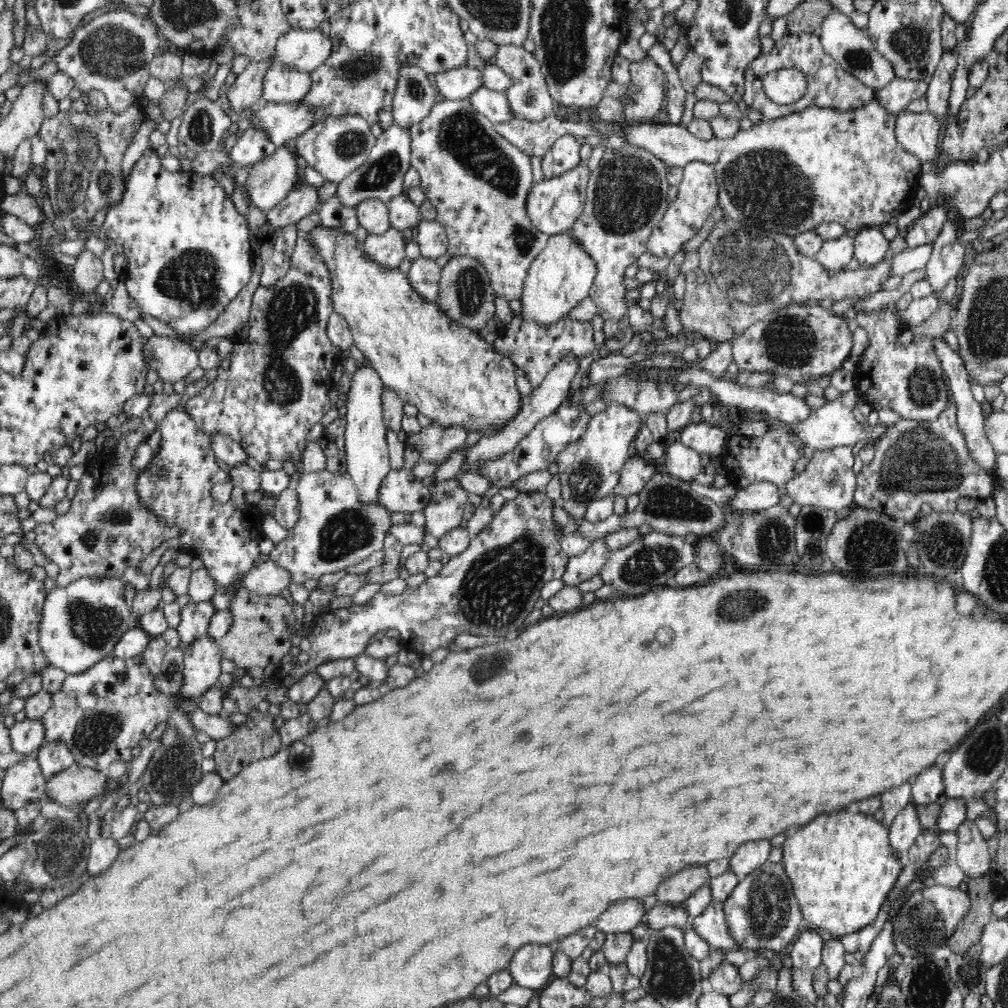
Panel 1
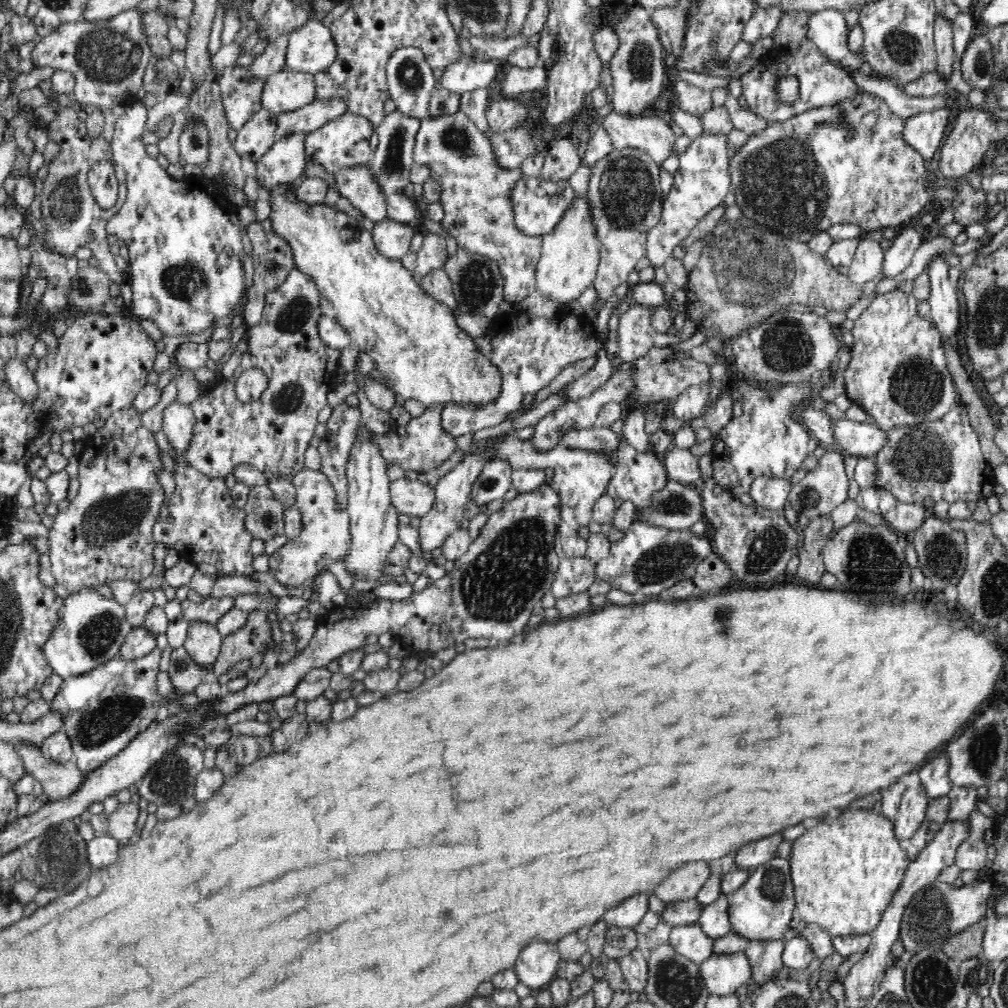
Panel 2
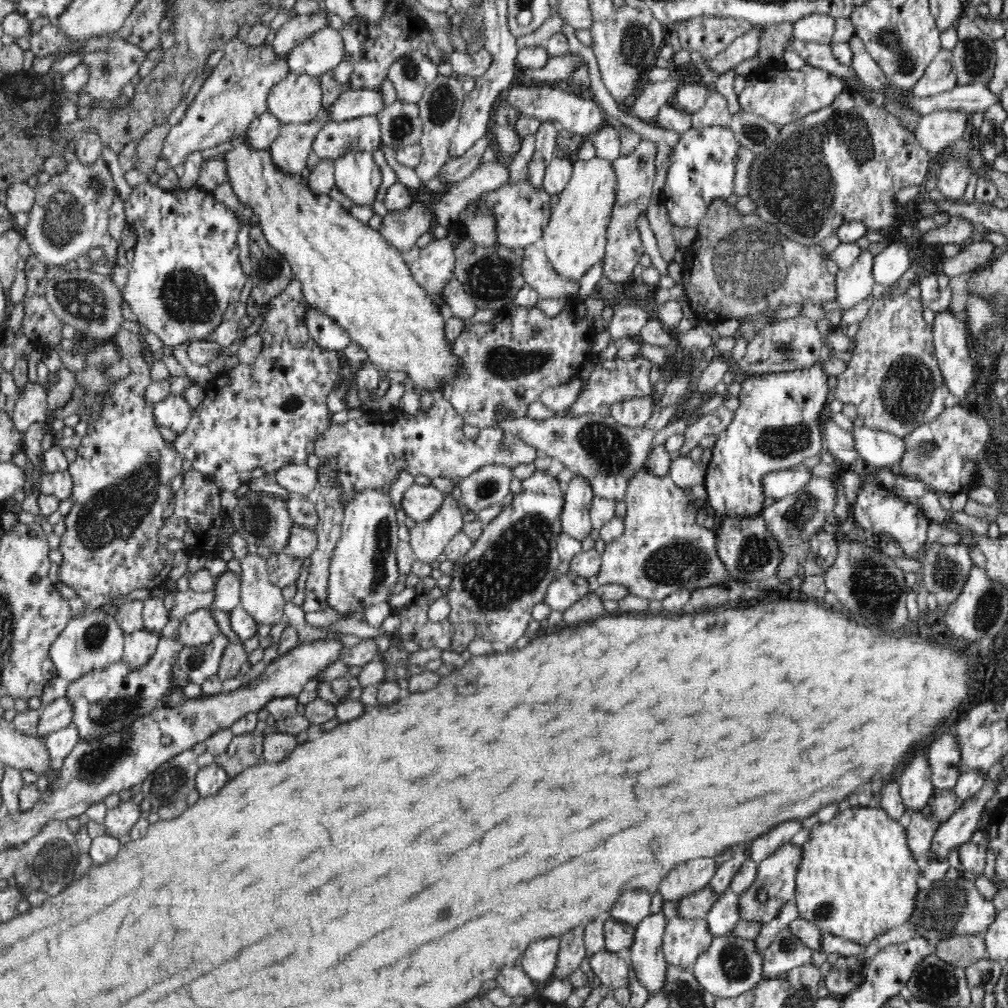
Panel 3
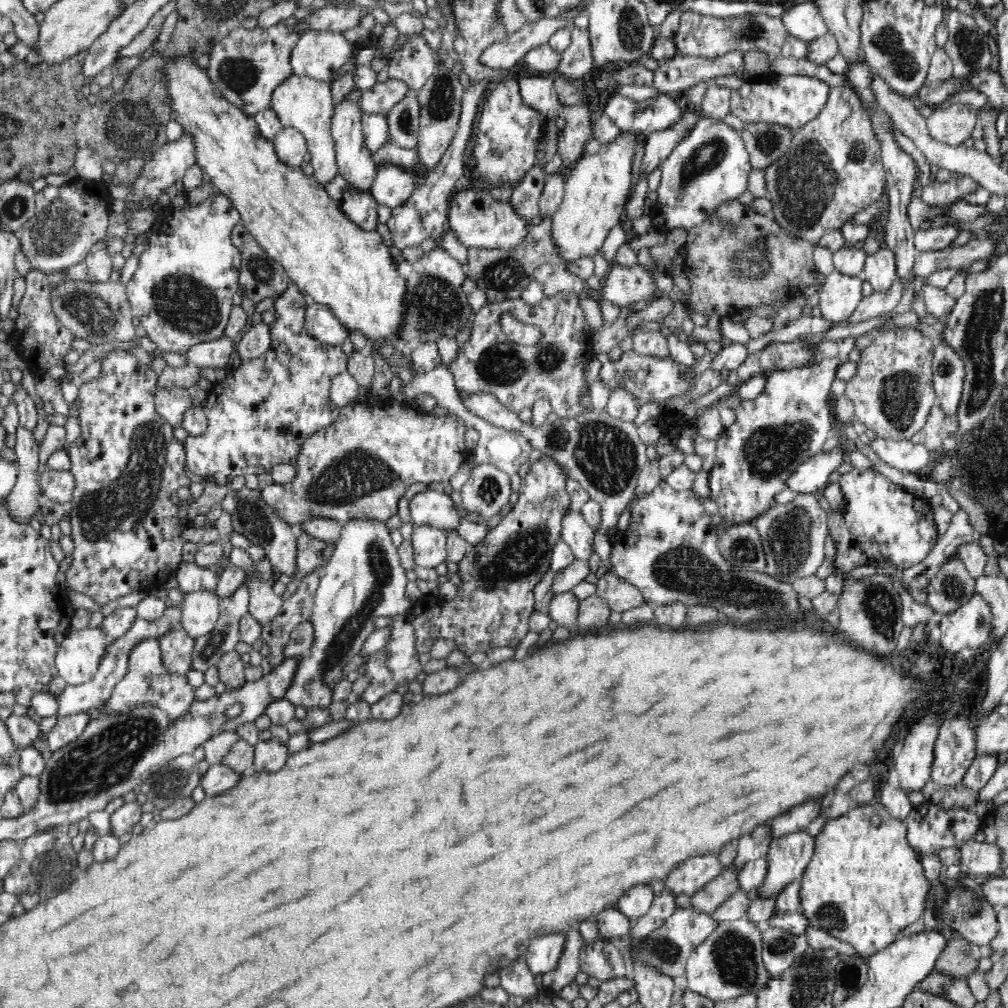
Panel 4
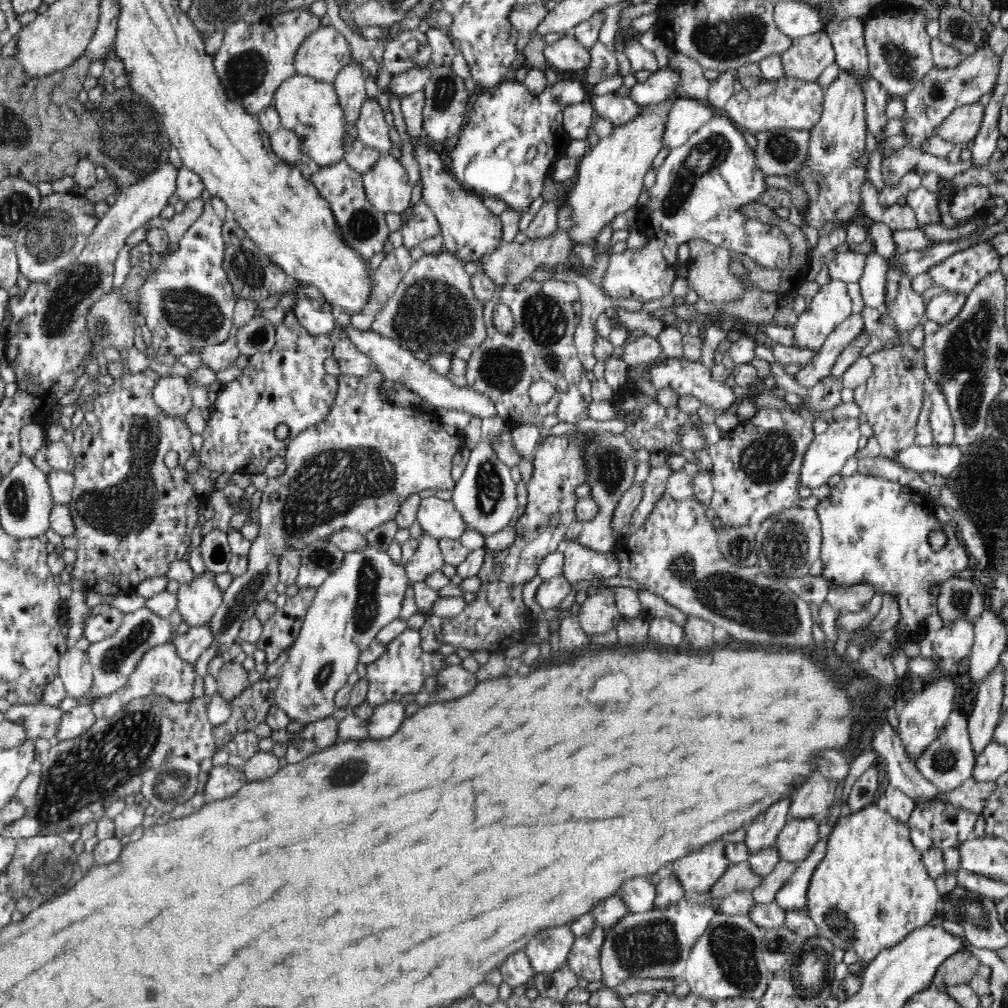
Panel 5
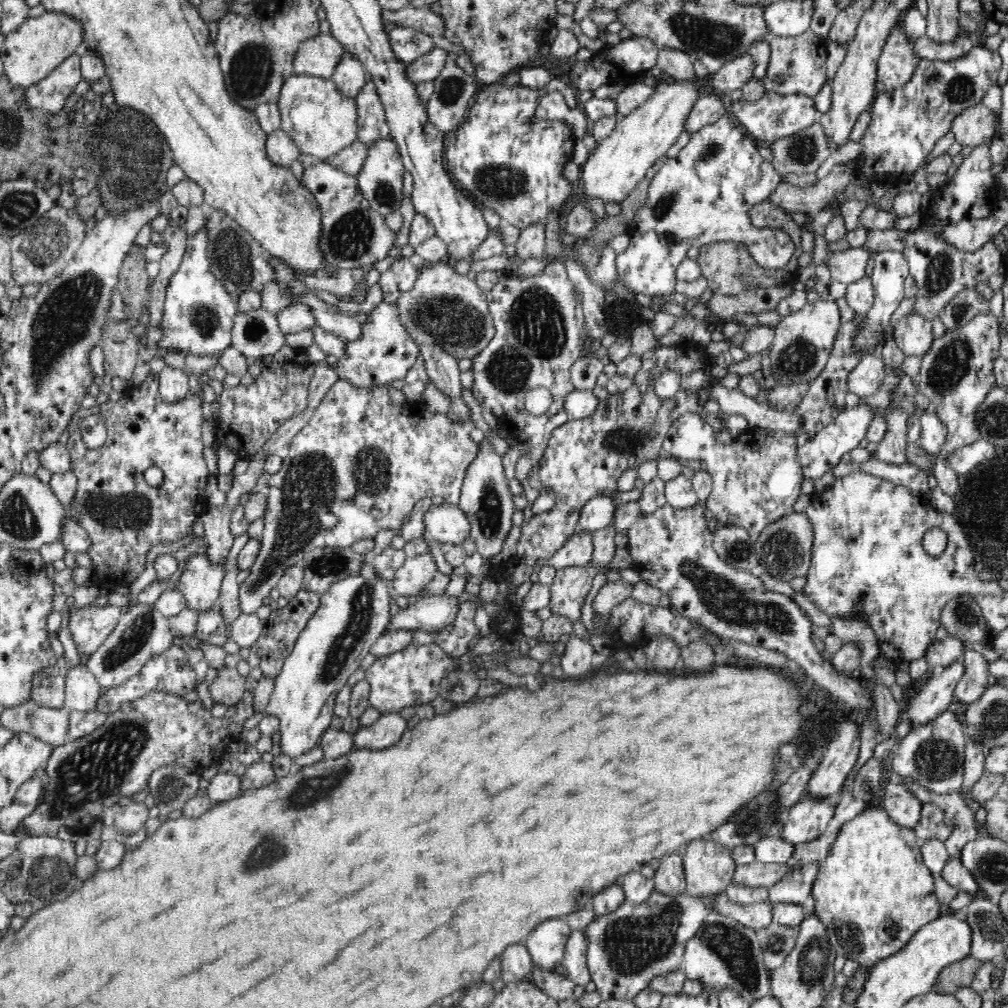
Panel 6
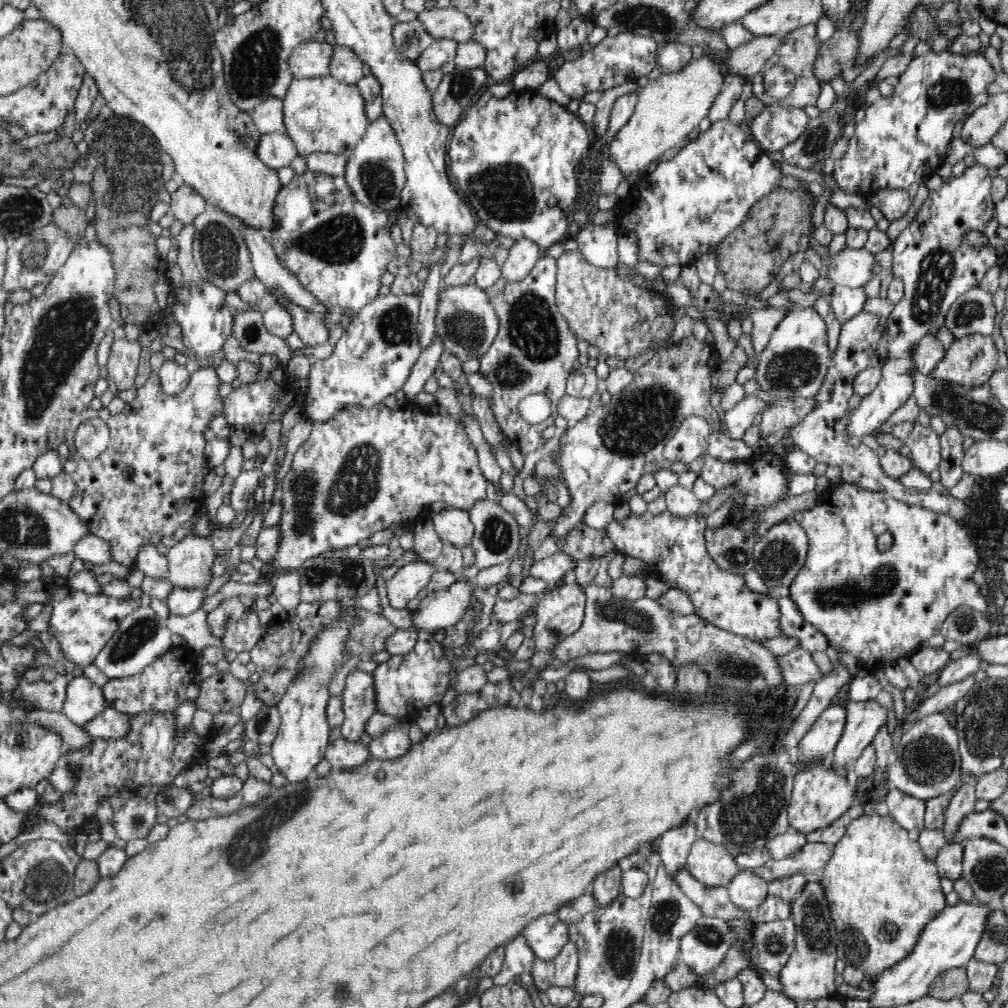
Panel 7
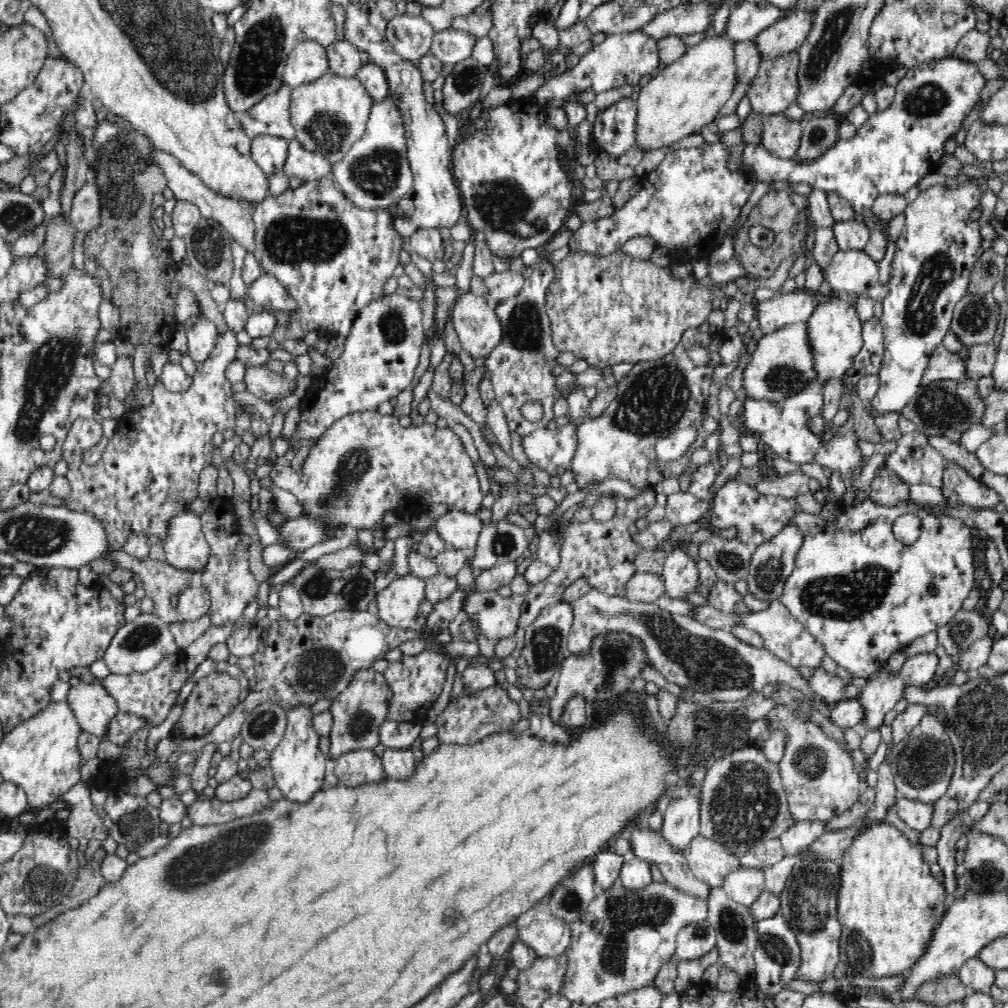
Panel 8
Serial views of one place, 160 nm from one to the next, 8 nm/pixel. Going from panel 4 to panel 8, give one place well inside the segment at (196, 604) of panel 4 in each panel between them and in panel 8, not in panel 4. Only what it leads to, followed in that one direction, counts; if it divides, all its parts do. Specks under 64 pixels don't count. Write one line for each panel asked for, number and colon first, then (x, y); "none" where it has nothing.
5: (197, 602)
6: (199, 584)
7: (190, 560)
8: (186, 549)

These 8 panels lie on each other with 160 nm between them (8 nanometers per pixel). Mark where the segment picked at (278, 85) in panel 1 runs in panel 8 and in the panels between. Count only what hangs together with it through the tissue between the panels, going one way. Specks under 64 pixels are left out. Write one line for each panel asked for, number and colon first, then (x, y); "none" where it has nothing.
2: (286, 90)
3: (296, 98)
4: (304, 103)
5: (310, 107)
6: (322, 122)
7: (320, 114)
8: (329, 115)

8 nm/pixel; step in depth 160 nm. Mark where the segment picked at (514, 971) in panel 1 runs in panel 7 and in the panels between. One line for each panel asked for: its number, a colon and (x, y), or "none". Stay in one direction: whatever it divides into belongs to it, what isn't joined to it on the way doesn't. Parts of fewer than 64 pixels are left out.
2: (536, 965)
3: (539, 959)
4: (541, 956)
5: (548, 950)
6: (546, 944)
7: (546, 935)

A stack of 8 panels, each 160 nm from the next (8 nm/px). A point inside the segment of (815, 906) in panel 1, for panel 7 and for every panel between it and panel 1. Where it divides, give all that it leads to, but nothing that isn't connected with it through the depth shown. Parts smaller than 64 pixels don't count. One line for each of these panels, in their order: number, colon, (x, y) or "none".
2: (845, 870)
3: (857, 878)
4: (864, 885)
5: (871, 889)
6: (872, 892)
7: (881, 891)

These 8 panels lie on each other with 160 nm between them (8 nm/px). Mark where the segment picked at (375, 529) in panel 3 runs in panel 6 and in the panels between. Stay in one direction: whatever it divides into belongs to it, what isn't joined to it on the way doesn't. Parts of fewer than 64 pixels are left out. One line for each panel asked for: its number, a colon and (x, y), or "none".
4: (363, 579)
5: (365, 593)
6: (353, 613)

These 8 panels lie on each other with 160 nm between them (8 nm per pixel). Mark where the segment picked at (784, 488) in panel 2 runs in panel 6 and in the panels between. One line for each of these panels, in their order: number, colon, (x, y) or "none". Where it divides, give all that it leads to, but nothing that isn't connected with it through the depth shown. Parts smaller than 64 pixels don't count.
3: (776, 485)
4: (811, 476)
5: (825, 457)
6: (820, 454)

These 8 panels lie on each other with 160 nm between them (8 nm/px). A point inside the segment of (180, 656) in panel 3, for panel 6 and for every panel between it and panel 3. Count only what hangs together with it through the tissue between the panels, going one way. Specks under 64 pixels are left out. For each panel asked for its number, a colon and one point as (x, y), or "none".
4: (207, 651)
5: (352, 471)
6: (359, 465)

